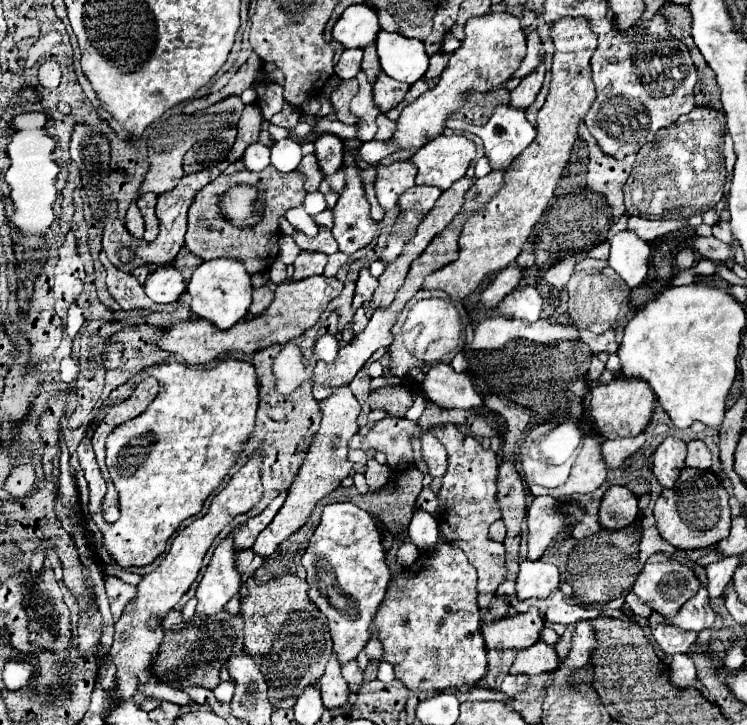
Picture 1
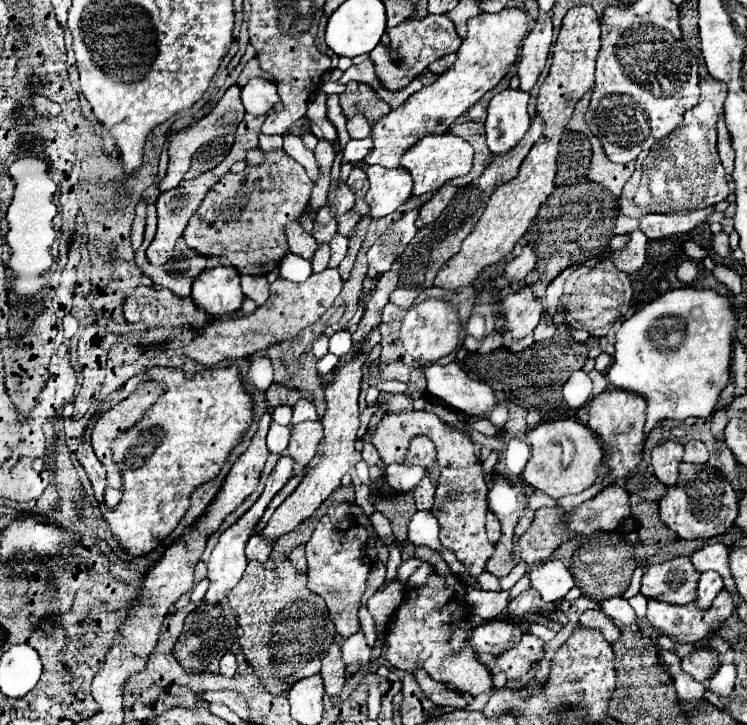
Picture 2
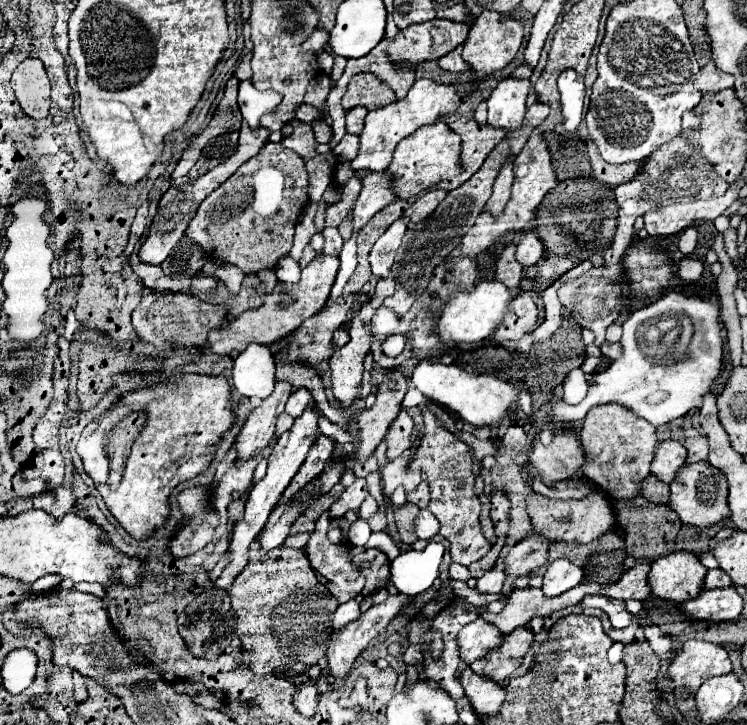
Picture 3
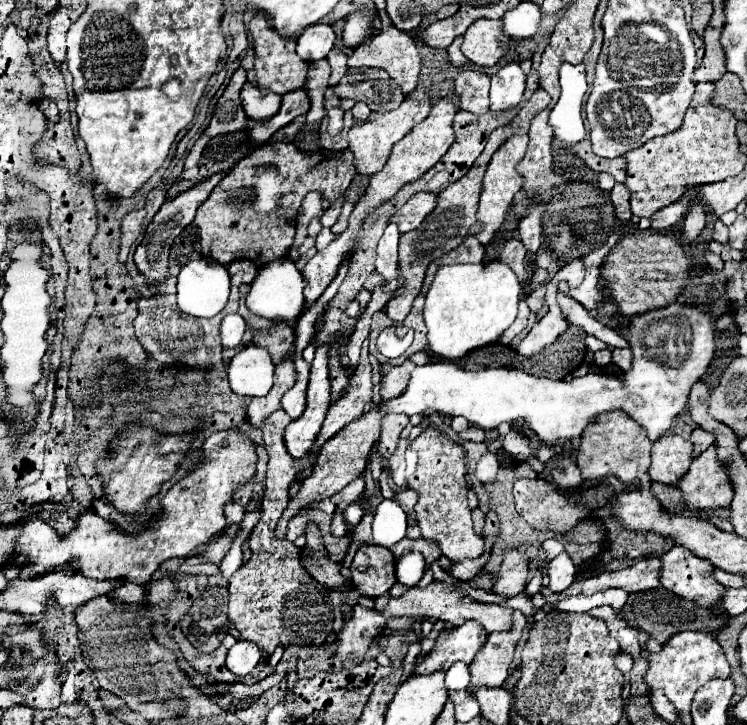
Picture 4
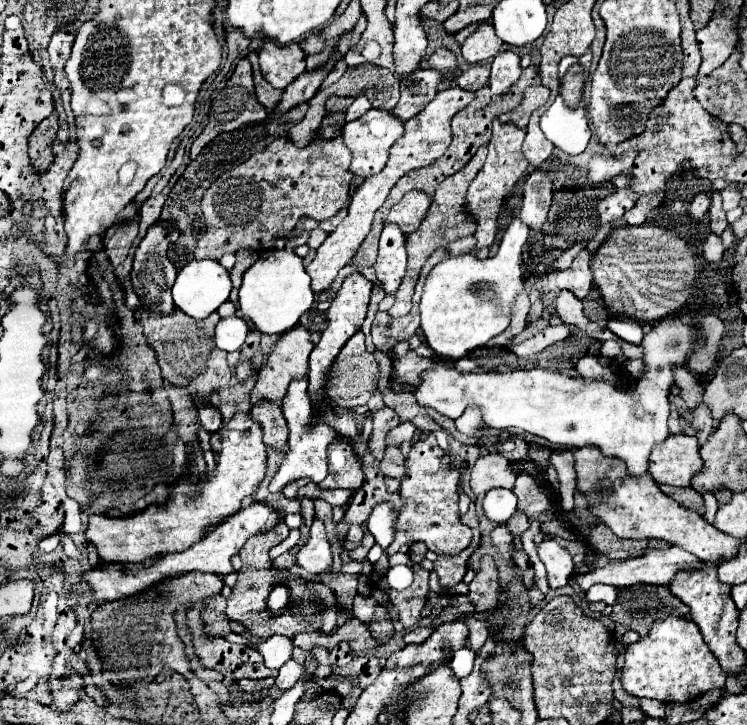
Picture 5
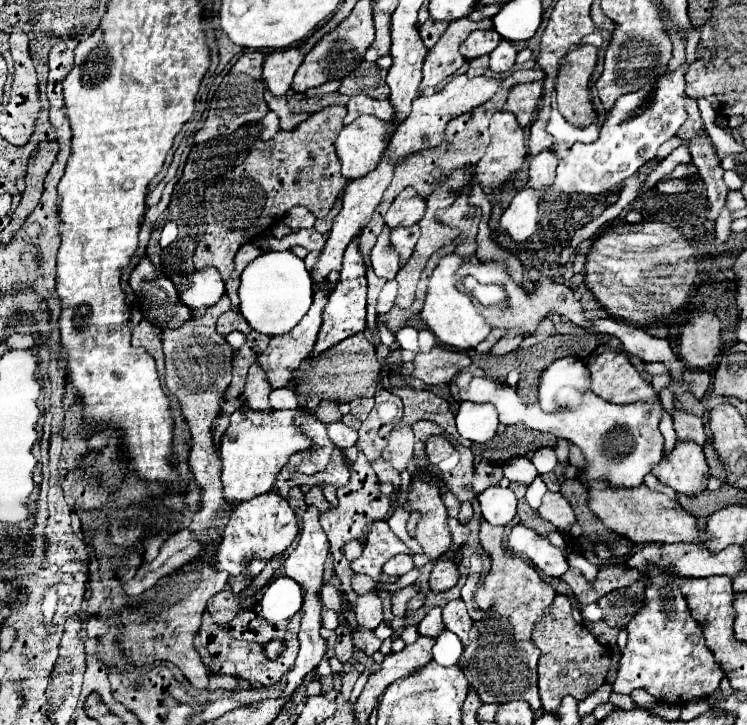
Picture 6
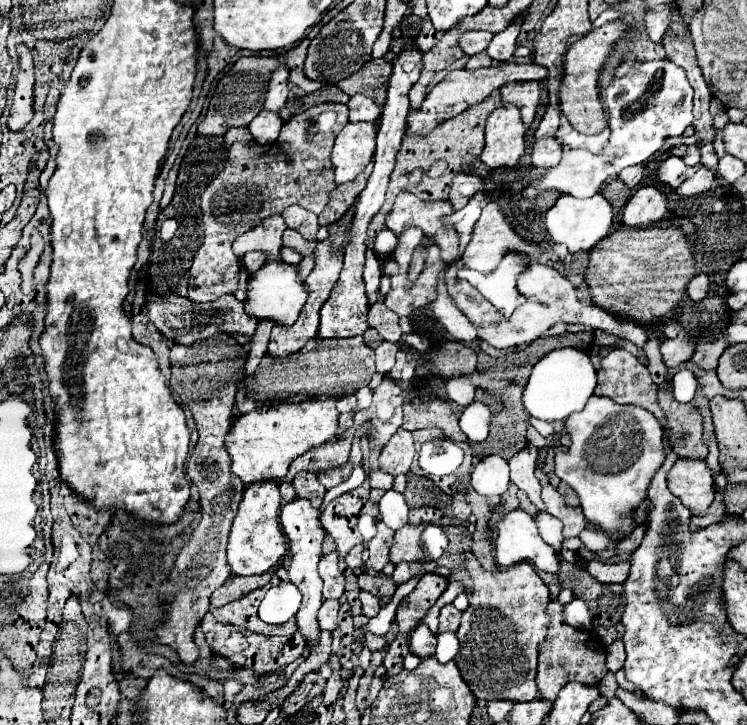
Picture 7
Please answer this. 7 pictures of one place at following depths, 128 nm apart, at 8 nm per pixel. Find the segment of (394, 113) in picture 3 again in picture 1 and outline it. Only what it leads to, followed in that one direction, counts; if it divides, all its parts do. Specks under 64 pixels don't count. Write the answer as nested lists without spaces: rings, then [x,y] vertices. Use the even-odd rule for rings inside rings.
[[[492,12],[470,18],[464,26],[464,32],[466,38],[462,46],[452,54],[438,84],[416,98],[412,104],[408,104],[396,120],[396,132],[388,142],[398,150],[410,150],[414,154],[428,140],[442,136],[442,132],[446,130],[446,118],[450,118],[464,106],[468,92],[490,92],[502,86],[520,68],[526,56],[526,38],[520,20],[510,12]]]

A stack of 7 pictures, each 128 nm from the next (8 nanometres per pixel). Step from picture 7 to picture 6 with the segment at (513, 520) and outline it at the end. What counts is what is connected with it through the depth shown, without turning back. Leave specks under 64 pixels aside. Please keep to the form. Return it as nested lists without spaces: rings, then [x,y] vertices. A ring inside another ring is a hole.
[[[522,522],[512,526],[506,540],[506,552],[530,558],[534,566],[548,576],[562,576],[568,570],[566,552],[552,546],[548,538],[542,538],[536,530],[526,528]]]

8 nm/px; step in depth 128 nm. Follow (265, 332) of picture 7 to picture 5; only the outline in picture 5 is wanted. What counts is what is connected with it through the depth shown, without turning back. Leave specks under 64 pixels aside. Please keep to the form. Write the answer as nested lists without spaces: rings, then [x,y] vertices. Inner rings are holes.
[[[262,398],[252,406],[250,414],[254,416],[254,420],[258,420],[262,424],[264,442],[270,448],[284,450],[286,448],[286,440],[288,440],[288,426],[286,426],[286,420],[284,420],[280,404]]]

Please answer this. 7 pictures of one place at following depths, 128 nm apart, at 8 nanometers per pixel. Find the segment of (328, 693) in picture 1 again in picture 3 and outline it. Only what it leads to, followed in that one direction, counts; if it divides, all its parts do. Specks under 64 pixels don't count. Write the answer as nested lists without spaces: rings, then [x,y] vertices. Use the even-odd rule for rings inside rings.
[[[406,594],[388,596],[386,602],[382,602],[382,604],[378,604],[378,606],[372,606],[370,610],[362,612],[362,616],[360,616],[358,620],[346,624],[346,626],[340,628],[340,630],[334,630],[334,632],[332,632],[332,638],[330,638],[330,646],[328,646],[328,670],[330,670],[330,674],[336,676],[336,678],[344,678],[344,676],[350,672],[354,660],[370,646],[370,642],[372,642],[374,638],[378,638],[380,634],[386,632],[388,624],[390,624],[390,622],[400,614],[400,610],[402,610],[404,606],[408,606],[412,600],[414,600],[414,598],[410,598],[410,596],[406,596]]]

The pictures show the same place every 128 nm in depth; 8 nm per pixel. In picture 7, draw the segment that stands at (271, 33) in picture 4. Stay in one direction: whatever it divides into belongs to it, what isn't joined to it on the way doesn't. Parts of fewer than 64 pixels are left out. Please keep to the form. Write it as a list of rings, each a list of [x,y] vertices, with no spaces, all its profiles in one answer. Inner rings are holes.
[[[280,64],[278,70],[272,74],[264,110],[280,112],[280,108],[286,104],[286,98],[288,98],[288,68],[286,68],[286,64]]]

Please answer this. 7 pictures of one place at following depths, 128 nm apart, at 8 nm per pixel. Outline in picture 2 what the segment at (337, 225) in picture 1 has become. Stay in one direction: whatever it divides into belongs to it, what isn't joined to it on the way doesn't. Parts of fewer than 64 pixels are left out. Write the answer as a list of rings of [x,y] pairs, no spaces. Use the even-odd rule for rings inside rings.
[[[352,210],[338,216],[338,232],[344,234],[344,236],[350,236],[354,232],[354,226],[356,226],[358,220],[360,220],[360,214],[354,214]]]

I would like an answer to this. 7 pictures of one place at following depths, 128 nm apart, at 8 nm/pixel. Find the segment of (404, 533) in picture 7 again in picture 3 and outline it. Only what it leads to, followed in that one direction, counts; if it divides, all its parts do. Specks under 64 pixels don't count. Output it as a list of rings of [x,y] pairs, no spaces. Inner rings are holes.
[[[426,410],[424,412],[424,438],[412,458],[414,458],[412,466],[416,470],[422,470],[428,478],[428,486],[430,486],[428,510],[440,522],[440,536],[444,536],[450,542],[452,562],[470,566],[472,562],[480,560],[490,550],[490,542],[482,536],[480,522],[478,522],[480,500],[474,494],[470,448],[462,440],[458,440],[454,434],[450,434],[444,426],[440,426],[436,416],[430,410]]]

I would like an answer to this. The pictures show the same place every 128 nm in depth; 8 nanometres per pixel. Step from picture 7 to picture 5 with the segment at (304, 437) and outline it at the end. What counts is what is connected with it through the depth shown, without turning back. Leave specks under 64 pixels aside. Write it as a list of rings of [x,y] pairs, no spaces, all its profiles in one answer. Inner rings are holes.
[[[236,412],[232,416],[232,420],[220,430],[220,434],[222,434],[222,450],[216,456],[216,470],[210,480],[190,486],[192,478],[186,478],[186,476],[180,478],[172,496],[166,500],[166,507],[151,505],[150,508],[146,508],[138,514],[130,514],[130,516],[122,516],[122,518],[96,516],[96,514],[90,516],[86,538],[88,538],[88,542],[92,542],[96,546],[102,562],[144,562],[144,560],[160,556],[160,554],[182,552],[182,550],[190,548],[194,542],[198,542],[210,526],[216,526],[218,522],[228,518],[232,512],[238,512],[242,508],[244,498],[256,494],[260,482],[266,476],[266,460],[268,460],[268,456],[266,456],[268,446],[262,442],[262,438],[264,438],[262,426],[252,418],[252,414]]]

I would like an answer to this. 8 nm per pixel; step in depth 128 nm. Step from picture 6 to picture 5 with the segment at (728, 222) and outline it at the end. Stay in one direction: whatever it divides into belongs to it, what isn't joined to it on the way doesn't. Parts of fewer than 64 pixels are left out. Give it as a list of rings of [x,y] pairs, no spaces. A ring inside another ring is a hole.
[[[712,232],[712,234],[706,238],[706,242],[704,242],[704,258],[706,258],[708,262],[716,262],[716,260],[722,258],[722,254],[724,254],[722,238]]]

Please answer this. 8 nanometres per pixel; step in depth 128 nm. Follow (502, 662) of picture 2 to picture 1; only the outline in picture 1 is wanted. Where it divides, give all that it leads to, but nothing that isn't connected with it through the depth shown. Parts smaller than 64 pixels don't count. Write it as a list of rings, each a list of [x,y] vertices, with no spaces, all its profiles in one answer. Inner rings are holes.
[[[536,642],[530,648],[524,648],[516,654],[514,664],[510,666],[510,674],[540,674],[552,672],[558,666],[558,656],[554,646]]]

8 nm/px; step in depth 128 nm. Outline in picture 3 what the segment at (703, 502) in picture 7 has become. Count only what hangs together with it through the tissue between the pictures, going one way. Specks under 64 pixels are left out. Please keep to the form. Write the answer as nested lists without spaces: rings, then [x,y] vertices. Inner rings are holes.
[[[664,440],[664,442],[660,442],[660,446],[656,450],[656,456],[654,456],[650,472],[658,480],[670,484],[674,480],[676,472],[686,464],[686,456],[688,456],[688,452],[680,442]]]

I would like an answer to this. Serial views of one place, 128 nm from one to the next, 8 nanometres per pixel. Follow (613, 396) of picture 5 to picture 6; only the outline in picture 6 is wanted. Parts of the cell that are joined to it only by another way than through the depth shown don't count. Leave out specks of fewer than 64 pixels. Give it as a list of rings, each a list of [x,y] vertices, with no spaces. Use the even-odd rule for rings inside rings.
[[[472,378],[466,392],[458,394],[458,400],[470,400],[470,402],[490,402],[496,406],[500,424],[524,424],[534,430],[552,432],[558,438],[568,438],[572,444],[576,444],[586,458],[584,474],[578,474],[578,480],[582,486],[590,486],[592,482],[604,482],[612,488],[638,488],[644,482],[644,476],[648,470],[656,464],[660,464],[662,458],[662,446],[664,438],[658,430],[660,422],[660,404],[652,402],[634,402],[634,404],[612,404],[596,396],[594,392],[574,394],[576,400],[568,404],[566,410],[548,414],[540,412],[538,404],[526,404],[518,398],[516,386],[506,386],[500,382],[494,382],[490,378]]]

